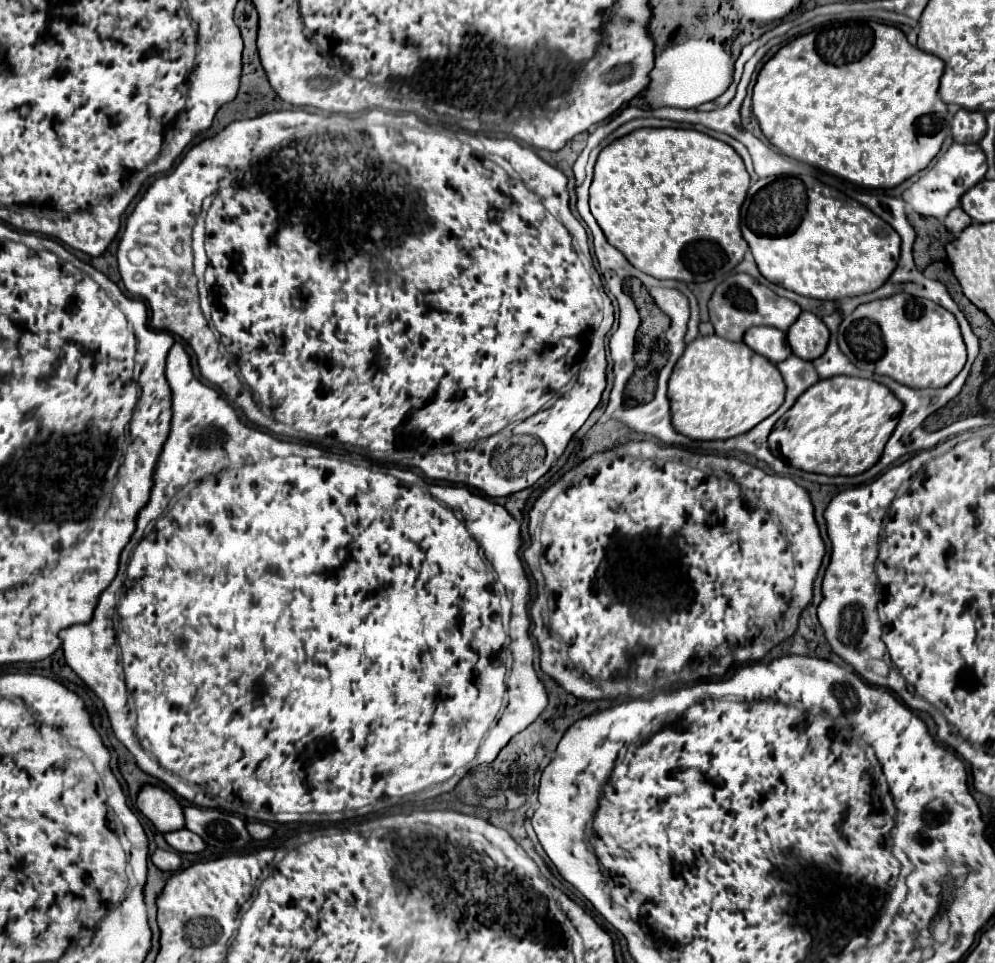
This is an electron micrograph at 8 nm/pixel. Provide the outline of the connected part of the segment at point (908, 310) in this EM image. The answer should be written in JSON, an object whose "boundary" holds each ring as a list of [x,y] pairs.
{"boundary":[[[899,293],[887,299],[877,299],[877,301],[859,305],[839,325],[839,347],[855,367],[873,371],[879,375],[887,375],[899,381],[901,385],[907,385],[913,389],[945,387],[947,383],[951,383],[955,375],[959,375],[967,359],[967,351],[965,351],[965,343],[963,343],[957,319],[937,303],[929,299],[913,297],[907,293]]]}

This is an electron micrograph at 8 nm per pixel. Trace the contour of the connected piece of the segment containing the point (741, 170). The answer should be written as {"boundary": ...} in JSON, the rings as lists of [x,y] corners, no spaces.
{"boundary":[[[637,129],[625,137],[615,139],[599,153],[597,163],[595,163],[595,177],[591,183],[589,205],[591,205],[591,213],[597,221],[597,225],[607,235],[607,241],[615,249],[619,249],[633,267],[637,267],[639,271],[643,271],[651,277],[657,277],[657,279],[677,279],[677,281],[693,283],[693,281],[709,281],[709,279],[727,275],[743,259],[745,251],[749,249],[747,241],[743,239],[741,229],[739,229],[739,211],[745,201],[747,189],[749,189],[749,173],[743,165],[743,159],[727,143],[717,141],[717,139],[703,135],[699,131],[693,131],[693,129]]]}

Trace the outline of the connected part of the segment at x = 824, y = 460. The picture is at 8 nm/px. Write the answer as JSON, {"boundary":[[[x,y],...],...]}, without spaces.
{"boundary":[[[831,377],[809,387],[775,423],[769,447],[791,467],[823,475],[859,475],[871,469],[897,427],[903,403],[891,391],[861,377]]]}

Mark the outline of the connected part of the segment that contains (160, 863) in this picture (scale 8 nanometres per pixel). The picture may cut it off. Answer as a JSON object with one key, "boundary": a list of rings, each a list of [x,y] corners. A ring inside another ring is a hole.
{"boundary":[[[157,849],[151,859],[161,871],[179,871],[181,869],[181,857],[177,853],[173,853],[173,851]]]}

